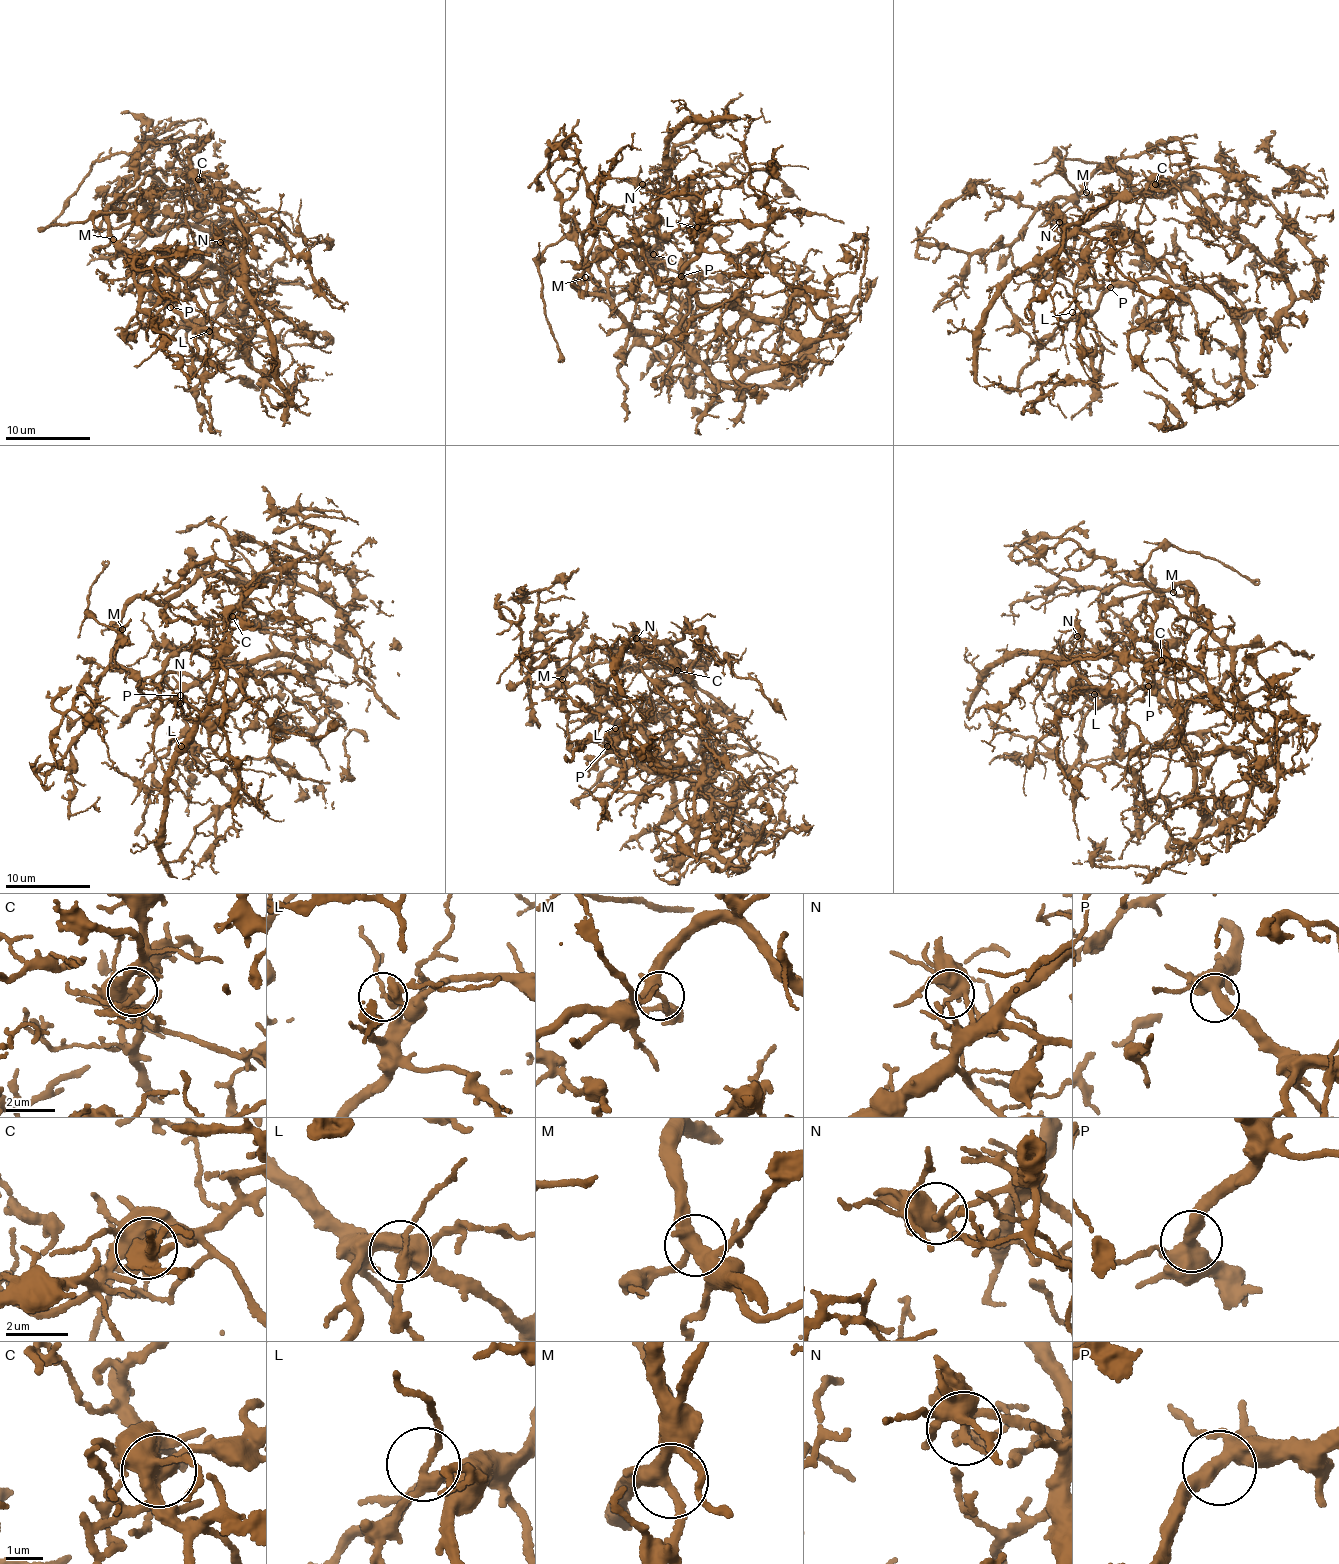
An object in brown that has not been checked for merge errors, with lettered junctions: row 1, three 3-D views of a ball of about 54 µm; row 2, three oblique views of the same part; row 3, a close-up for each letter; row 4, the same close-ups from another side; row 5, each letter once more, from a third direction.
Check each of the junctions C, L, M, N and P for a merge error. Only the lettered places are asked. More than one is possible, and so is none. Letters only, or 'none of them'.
C

